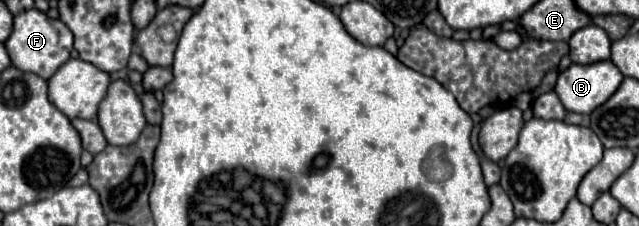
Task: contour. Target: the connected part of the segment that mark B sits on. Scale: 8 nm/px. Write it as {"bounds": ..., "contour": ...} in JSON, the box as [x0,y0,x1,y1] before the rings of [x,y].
{"bounds":[555,59,621,113],"contour":[[[607,59],[589,65],[569,65],[559,73],[555,93],[573,113],[591,113],[603,105],[621,85],[621,71]]]}

